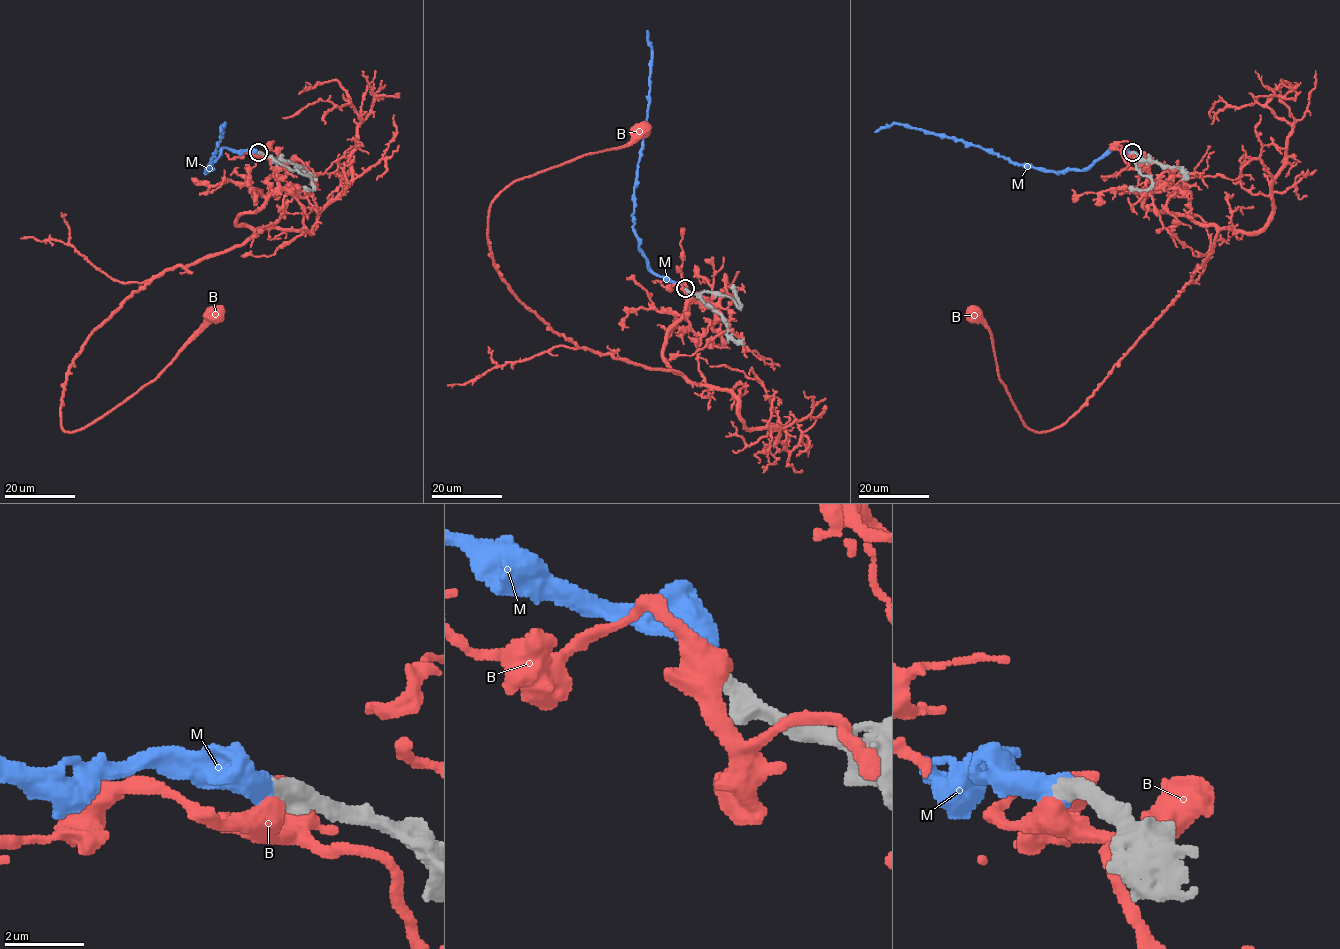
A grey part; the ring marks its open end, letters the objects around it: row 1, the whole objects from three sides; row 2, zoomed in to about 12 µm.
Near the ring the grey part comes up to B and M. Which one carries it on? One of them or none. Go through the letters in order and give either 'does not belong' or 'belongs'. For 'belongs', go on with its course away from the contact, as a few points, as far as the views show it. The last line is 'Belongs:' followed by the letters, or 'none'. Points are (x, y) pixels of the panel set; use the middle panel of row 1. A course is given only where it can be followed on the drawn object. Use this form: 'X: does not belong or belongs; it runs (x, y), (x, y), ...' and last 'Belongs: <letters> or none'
B: does not belong
M: belongs; it runs (685, 289), (651, 270), (633, 228), (634, 184), (649, 95), (651, 52), (647, 30)
Belongs: M

